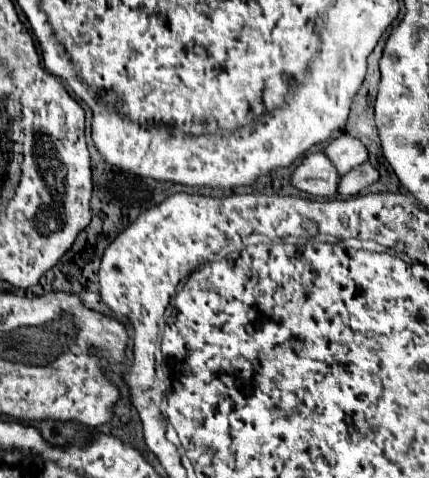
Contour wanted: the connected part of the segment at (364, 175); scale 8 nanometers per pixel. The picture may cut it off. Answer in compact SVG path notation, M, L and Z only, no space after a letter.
M364 163L364 165L360 165L360 167L354 167L350 173L346 173L346 175L340 179L338 195L344 195L344 197L356 195L356 193L362 191L364 187L372 185L376 179L378 179L378 171L376 171L370 163Z

